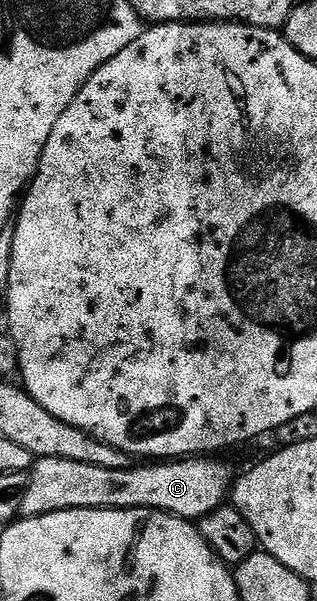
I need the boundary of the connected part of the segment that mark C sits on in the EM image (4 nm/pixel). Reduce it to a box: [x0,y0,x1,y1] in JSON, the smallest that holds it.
[21,455,233,523]

